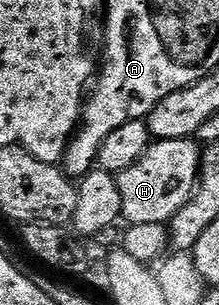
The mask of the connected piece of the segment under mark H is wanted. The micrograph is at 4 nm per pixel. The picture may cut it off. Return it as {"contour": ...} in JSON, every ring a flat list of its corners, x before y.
{"contour":[[192,138,156,140,145,155,117,180,121,191,122,220,128,226,143,223,166,224,189,201,198,184,202,148]]}

